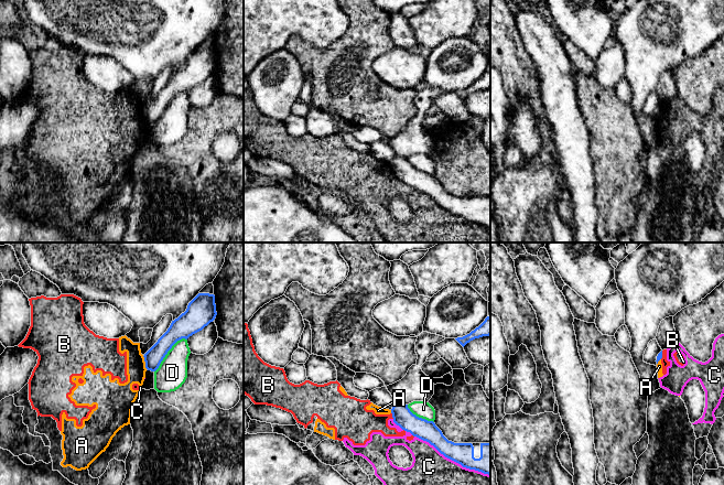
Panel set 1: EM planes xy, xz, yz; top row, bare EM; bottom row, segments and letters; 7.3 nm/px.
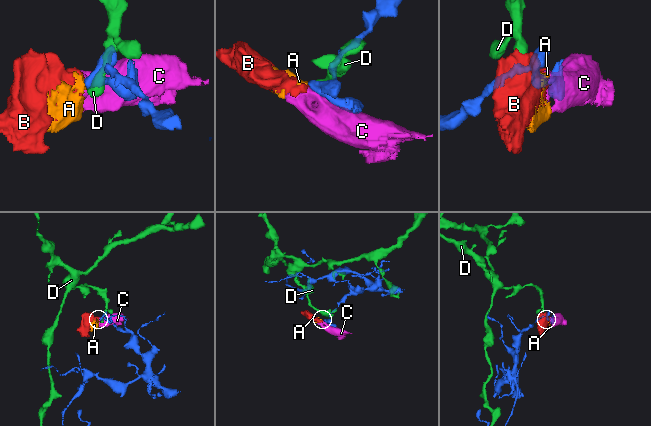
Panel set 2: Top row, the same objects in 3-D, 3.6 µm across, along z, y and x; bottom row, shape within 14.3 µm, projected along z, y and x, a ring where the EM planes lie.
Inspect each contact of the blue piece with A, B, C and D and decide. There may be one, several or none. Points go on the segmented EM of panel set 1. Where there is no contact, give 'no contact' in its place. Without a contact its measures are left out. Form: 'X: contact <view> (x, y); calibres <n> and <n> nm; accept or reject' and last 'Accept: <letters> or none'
A: contact xy (146, 363); calibres 130 and 140 nm; reject
B: contact xz (392, 416); calibres 140 and 220 nm; reject
C: contact xz (452, 460); calibres 160 and 260 nm; reject
D: contact xy (168, 351); calibres 170 and 220 nm; reject
Accept: none

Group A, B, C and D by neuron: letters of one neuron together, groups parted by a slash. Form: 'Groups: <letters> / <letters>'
Groups: A B C / D

